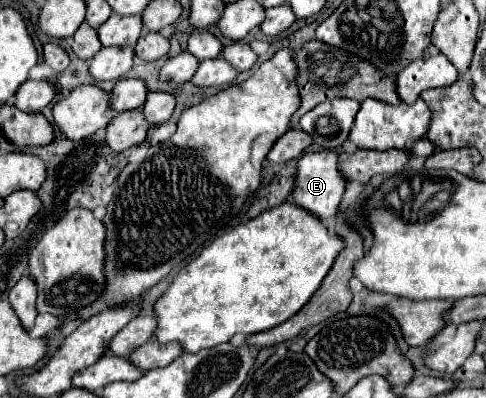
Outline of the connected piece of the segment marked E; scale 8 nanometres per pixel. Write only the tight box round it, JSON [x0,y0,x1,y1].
[292,151,346,219]

